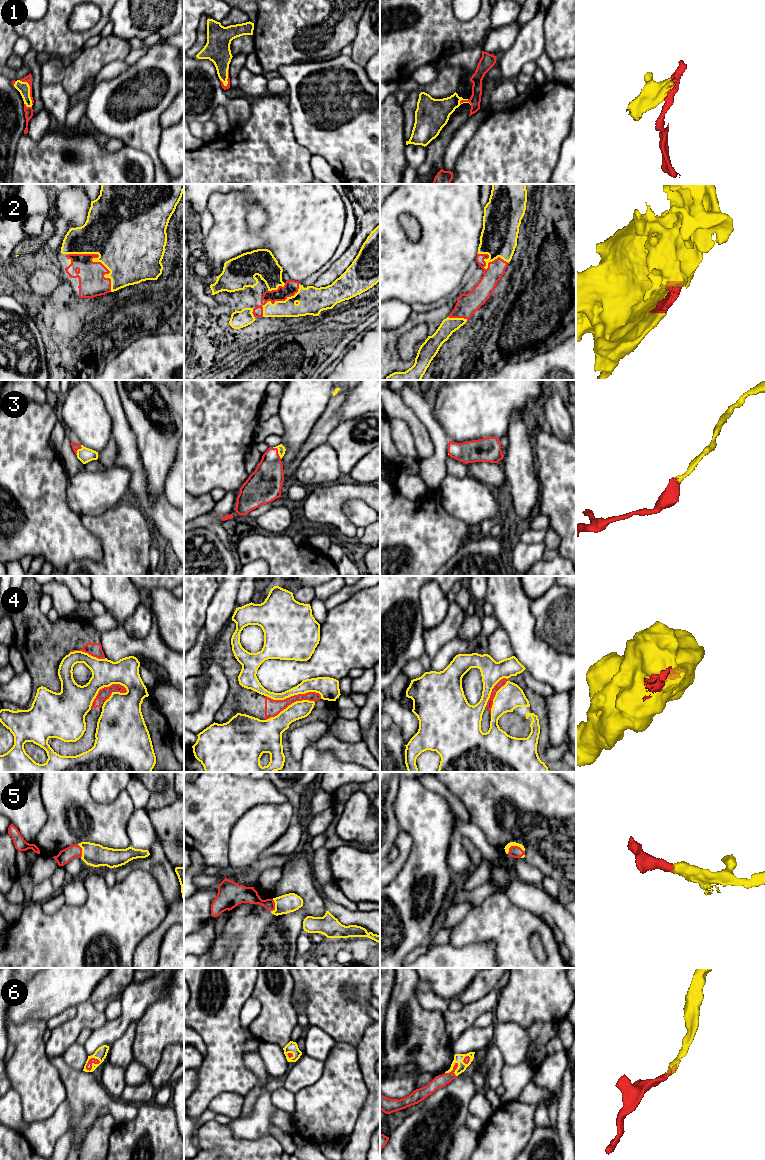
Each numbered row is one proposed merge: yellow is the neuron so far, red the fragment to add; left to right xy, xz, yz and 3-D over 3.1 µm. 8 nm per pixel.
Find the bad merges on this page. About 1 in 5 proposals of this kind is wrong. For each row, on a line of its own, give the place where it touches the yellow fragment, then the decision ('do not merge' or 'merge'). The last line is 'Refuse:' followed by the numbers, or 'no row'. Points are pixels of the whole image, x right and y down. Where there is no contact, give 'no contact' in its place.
1: meets yellow in xy at (29, 90); merge
2: meets yellow in xy at (94, 261); merge
3: meets yellow in xz at (278, 452); merge
4: meets yellow in xy at (103, 687); do not merge
5: meets yellow in yz at (514, 845); merge
6: meets yellow in xy at (92, 1065); merge
Refuse: 4

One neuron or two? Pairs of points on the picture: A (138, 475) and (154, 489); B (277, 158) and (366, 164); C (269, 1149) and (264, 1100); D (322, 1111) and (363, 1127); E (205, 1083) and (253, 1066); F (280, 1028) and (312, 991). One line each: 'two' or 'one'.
A: two
B: two
C: two
D: two
E: two
F: two

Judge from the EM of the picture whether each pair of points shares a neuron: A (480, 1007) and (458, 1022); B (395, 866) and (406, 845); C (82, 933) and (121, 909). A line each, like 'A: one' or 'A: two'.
A: one
B: one
C: one

